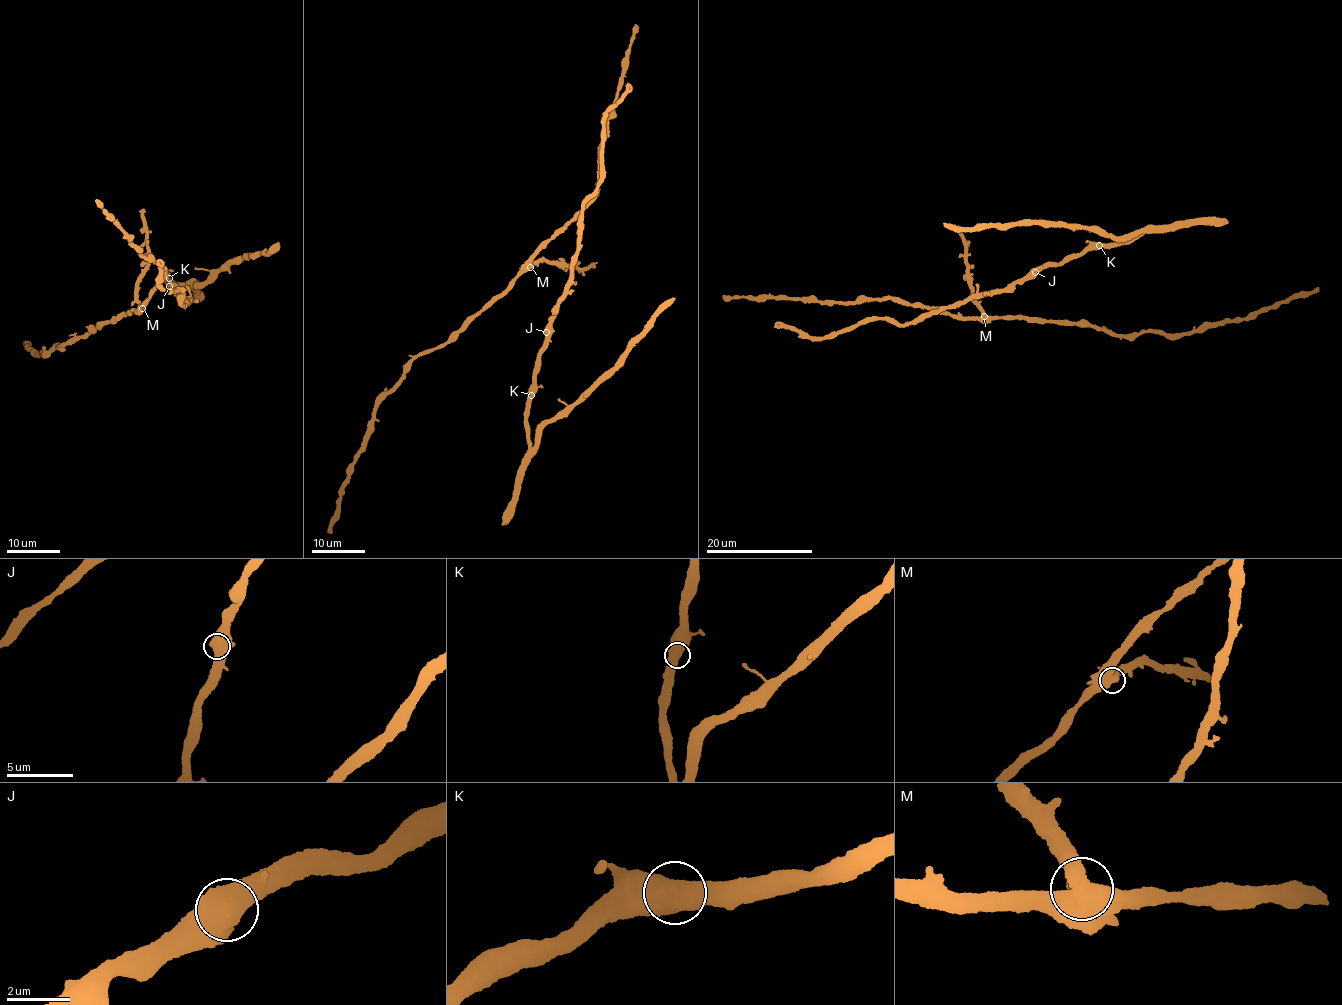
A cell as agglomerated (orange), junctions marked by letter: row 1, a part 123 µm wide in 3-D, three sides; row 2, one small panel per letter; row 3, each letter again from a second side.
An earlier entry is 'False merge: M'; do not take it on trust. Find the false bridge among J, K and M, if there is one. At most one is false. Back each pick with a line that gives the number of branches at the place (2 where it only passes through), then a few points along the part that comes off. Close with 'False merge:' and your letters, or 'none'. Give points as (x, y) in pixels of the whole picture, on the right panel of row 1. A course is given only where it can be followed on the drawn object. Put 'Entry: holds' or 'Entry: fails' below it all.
M: Branches: 2. Course of the part to remove: (984, 316), (980, 303), (972, 298), (966, 243), (952, 225)
False merge: M
Entry: holds

